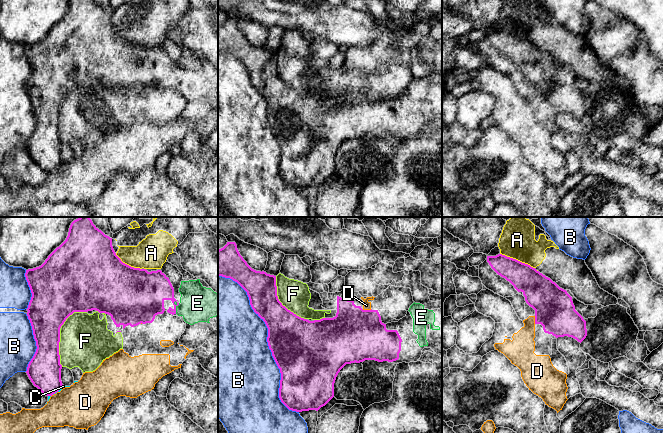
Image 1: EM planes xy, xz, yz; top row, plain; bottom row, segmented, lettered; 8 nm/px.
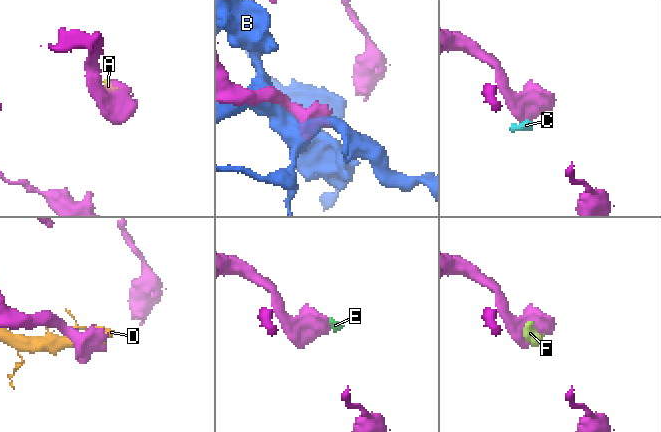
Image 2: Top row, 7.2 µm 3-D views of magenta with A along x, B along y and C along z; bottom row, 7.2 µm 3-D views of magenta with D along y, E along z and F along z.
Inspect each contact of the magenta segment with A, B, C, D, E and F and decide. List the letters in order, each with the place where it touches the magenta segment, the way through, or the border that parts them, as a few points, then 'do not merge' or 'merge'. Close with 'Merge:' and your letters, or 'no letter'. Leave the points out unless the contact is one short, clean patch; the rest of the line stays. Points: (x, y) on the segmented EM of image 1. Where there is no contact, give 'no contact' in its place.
A: yz (517, 260) | do not merge
B: xz (267, 341) | do not merge
C: xy (57, 391) | along xy (63, 385), (52, 394) | do not merge
D: xz (367, 310) | do not merge
E: xy (175, 307) | merge
F: xy (59, 333) | do not merge
Merge: E

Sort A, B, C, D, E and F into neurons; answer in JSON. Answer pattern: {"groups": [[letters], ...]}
{"groups": [["A"], ["B"], ["C", "D"], ["E"], ["F"]]}

